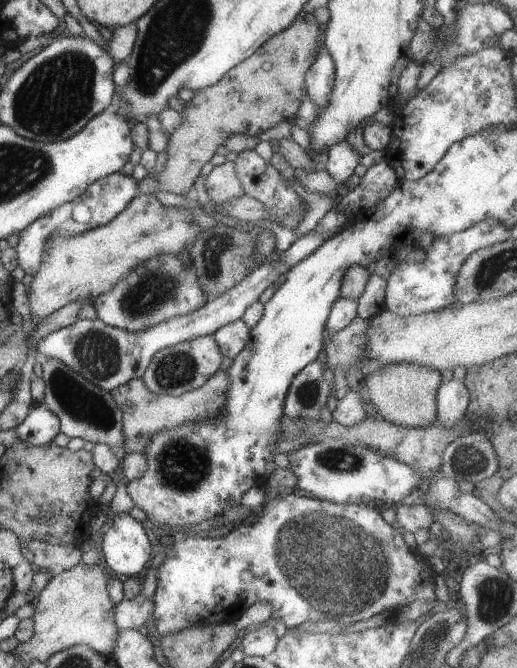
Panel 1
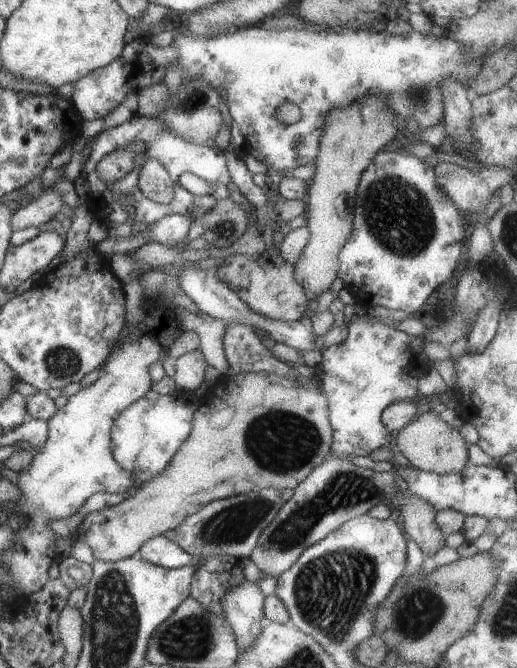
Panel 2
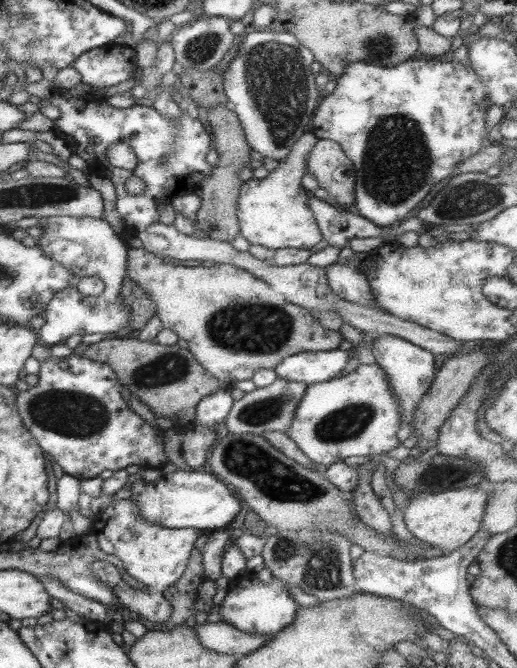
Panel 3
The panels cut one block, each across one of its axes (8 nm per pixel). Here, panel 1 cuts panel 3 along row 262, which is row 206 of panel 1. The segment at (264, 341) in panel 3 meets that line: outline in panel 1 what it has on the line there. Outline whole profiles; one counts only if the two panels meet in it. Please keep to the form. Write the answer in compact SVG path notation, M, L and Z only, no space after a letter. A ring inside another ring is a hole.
M142 193L136 195L116 218L102 226L73 237L52 232L51 237L47 240L40 270L34 275L34 280L27 288L33 319L37 322L70 303L93 300L101 294L110 292L113 286L133 268L139 267L152 257L158 255L180 256L182 250L190 250L202 230L200 227L192 225L192 217L193 215L181 207L164 206L156 195Z

